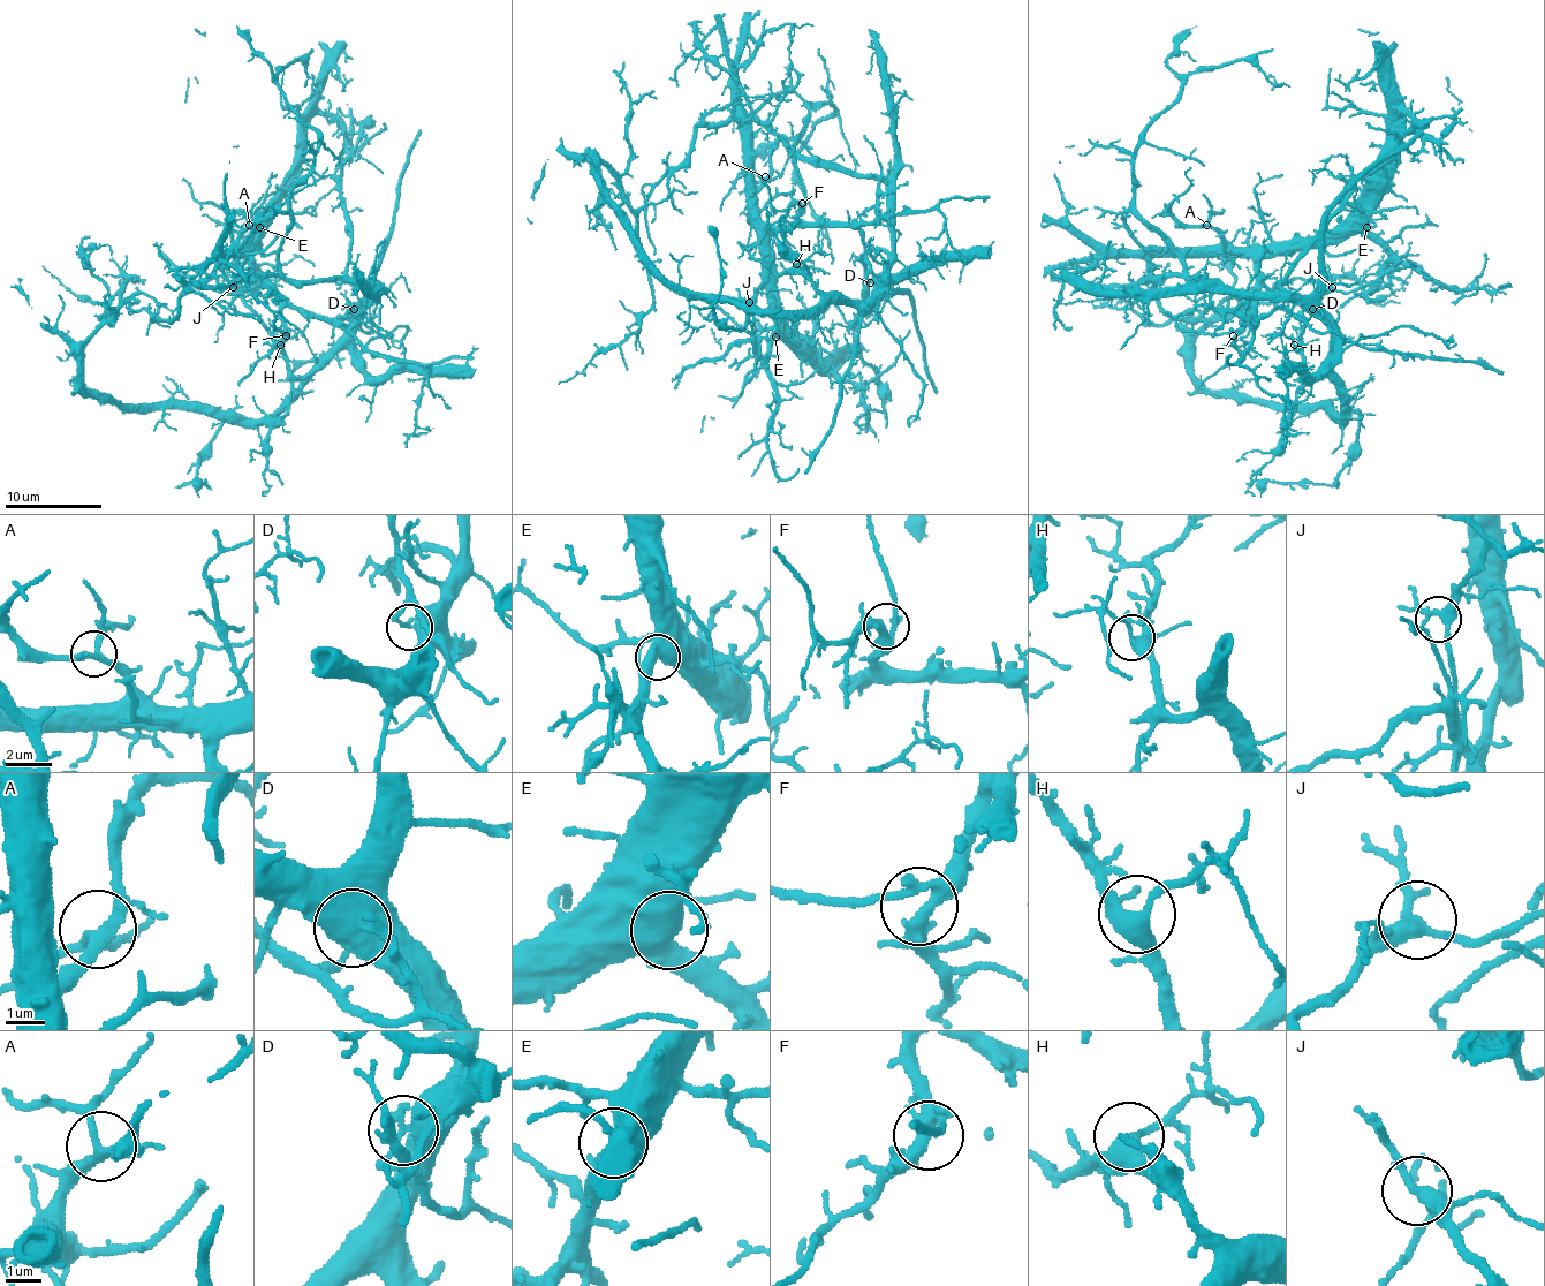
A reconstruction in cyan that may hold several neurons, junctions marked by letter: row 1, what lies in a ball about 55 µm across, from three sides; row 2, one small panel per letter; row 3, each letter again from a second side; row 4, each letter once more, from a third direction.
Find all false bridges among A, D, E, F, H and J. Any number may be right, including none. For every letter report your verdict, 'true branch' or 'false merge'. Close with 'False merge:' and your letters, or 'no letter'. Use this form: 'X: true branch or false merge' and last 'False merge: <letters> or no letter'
A: true branch
D: false merge
E: true branch
F: true branch
H: true branch
J: true branch
False merge: D

